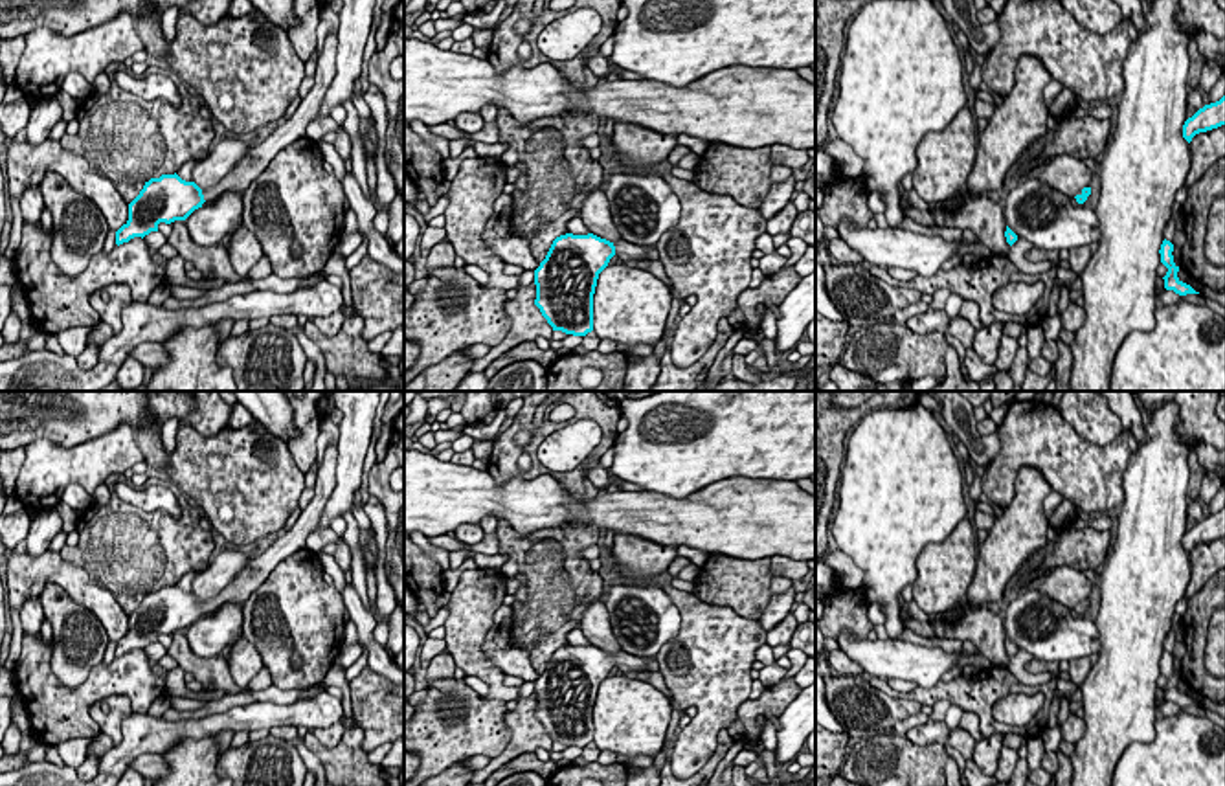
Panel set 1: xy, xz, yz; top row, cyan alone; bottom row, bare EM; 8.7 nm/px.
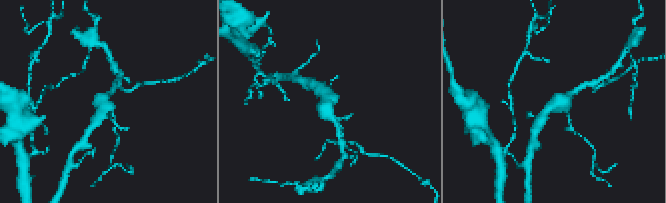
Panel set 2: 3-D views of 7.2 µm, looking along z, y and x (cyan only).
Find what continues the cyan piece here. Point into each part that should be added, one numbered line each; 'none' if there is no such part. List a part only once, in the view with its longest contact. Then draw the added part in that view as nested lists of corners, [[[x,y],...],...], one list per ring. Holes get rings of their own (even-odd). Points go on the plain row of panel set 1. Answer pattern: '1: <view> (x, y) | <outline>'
1: xz (625, 662) | [[[617,652],[613,654],[613,657],[615,657],[615,667],[623,672],[641,670],[650,661],[656,661],[656,657],[639,657],[626,652]]]

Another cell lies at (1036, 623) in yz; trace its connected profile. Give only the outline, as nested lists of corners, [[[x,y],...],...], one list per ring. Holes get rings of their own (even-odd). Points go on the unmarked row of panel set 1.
[[[1032,586],[1021,590],[1008,604],[1003,632],[1005,639],[1038,661],[1073,661],[1100,652],[1095,621],[1073,617],[1067,606]]]

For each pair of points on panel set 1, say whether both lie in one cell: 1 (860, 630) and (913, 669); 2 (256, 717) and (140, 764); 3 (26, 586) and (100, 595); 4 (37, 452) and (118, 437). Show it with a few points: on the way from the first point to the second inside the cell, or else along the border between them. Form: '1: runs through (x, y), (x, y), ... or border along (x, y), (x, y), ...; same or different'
1: border along (836, 636), (847, 628), (865, 640); different
2: border along (160, 753), (140, 753), (127, 766); different
3: runs through (44, 575), (67, 575), (81, 590); same
4: runs through (57, 460), (98, 458); same

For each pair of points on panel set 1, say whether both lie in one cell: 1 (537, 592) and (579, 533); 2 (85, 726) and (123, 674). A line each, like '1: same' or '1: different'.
1: same
2: same

